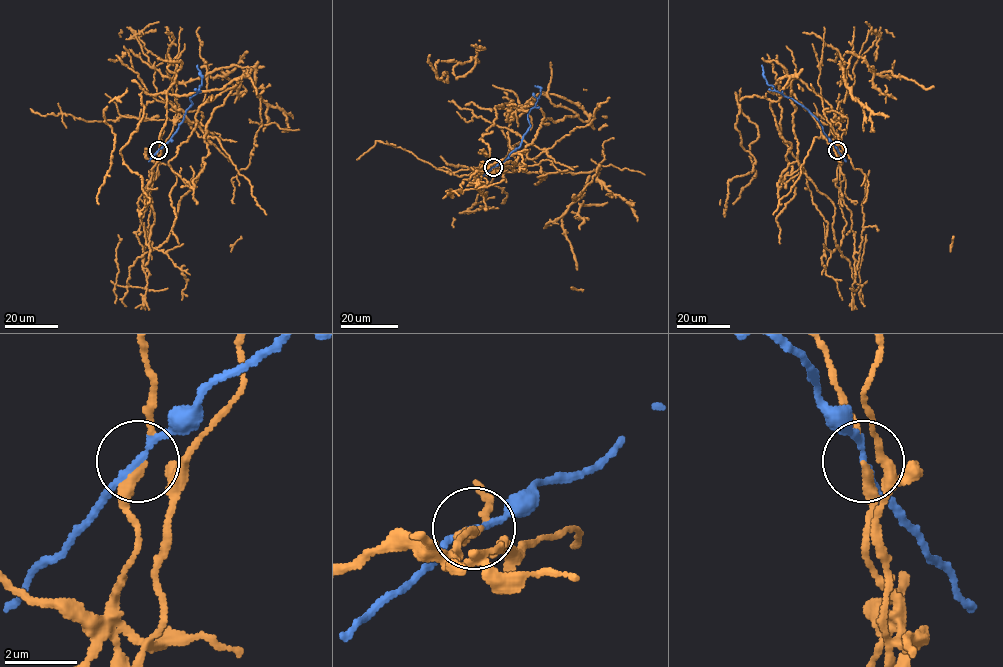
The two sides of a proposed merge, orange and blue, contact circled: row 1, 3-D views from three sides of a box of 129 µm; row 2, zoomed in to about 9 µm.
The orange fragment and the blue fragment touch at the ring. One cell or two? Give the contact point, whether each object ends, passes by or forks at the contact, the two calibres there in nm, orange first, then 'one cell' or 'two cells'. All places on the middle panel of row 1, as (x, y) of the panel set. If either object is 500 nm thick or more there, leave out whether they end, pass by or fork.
place (493, 167); orange passes by; blue passes by; calibres 200 and 170 nm; two cells

